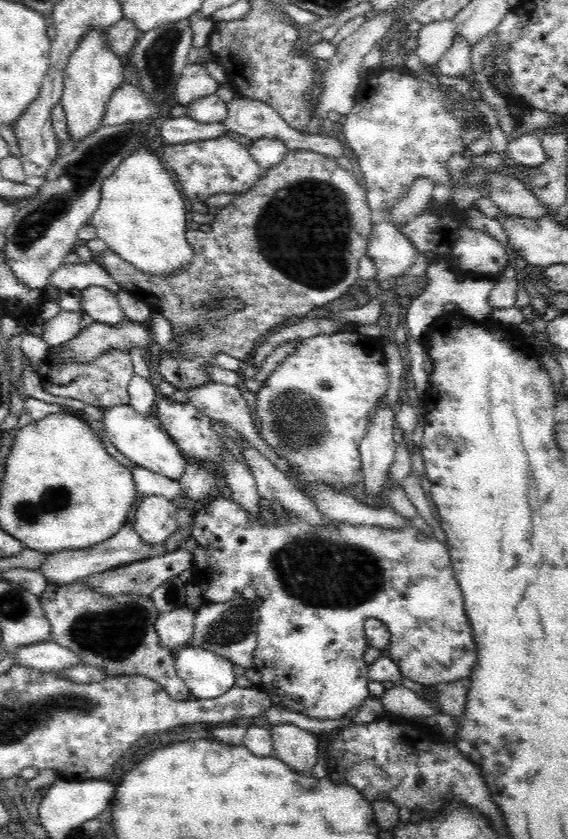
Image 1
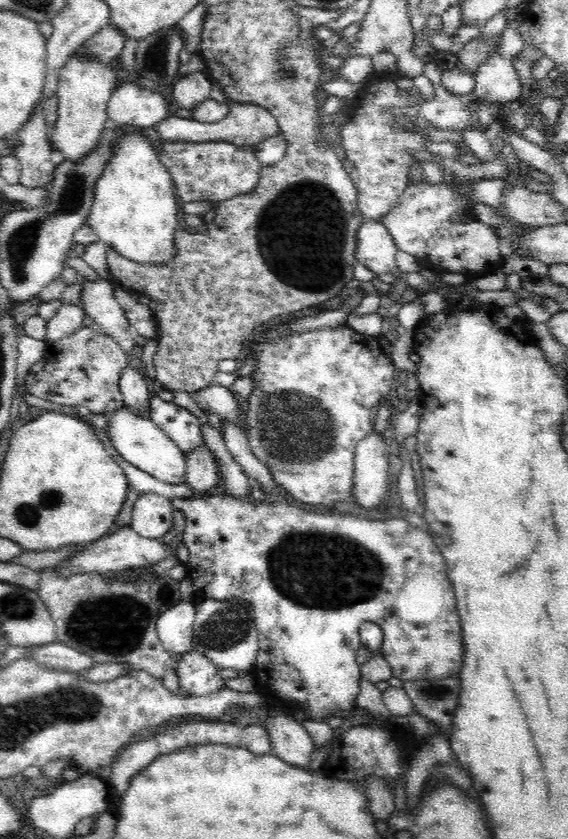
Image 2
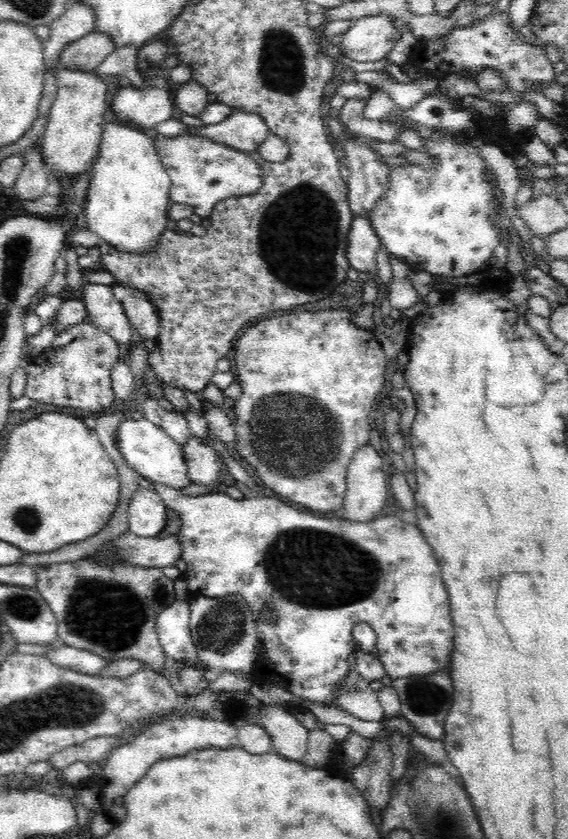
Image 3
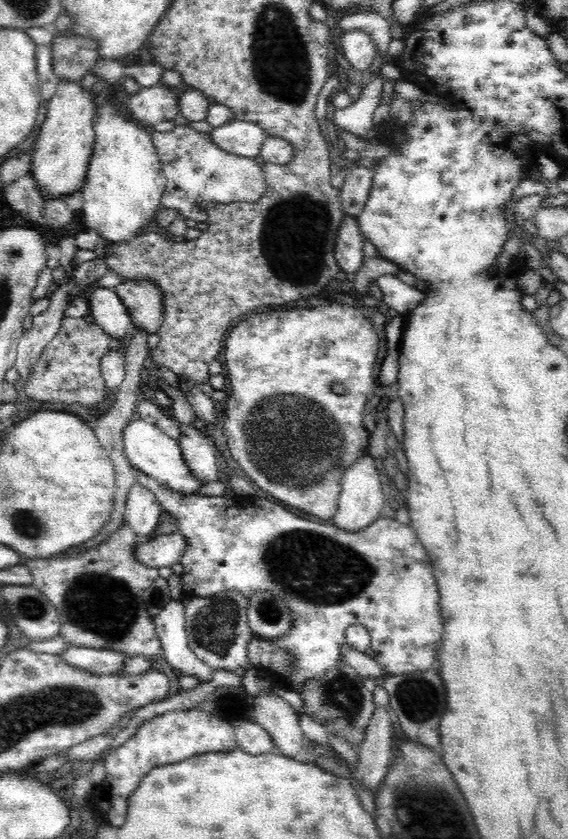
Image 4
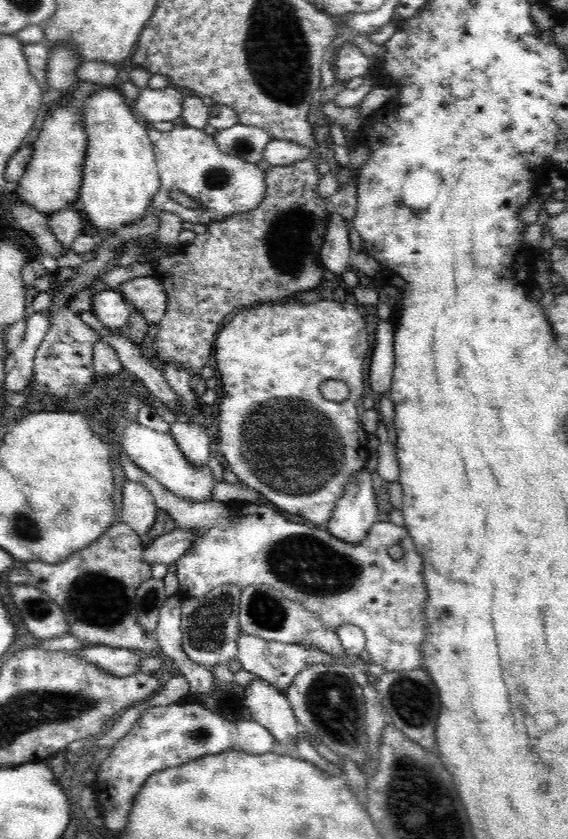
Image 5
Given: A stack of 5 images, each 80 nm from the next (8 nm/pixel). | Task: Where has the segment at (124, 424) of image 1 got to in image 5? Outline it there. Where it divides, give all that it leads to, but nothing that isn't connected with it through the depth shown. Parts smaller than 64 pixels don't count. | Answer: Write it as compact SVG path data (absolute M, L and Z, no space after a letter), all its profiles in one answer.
M137 421L124 428L121 440L127 457L131 458L138 468L153 476L164 488L176 494L176 497L188 501L205 501L213 496L212 491L216 481L212 477L210 467L194 466L188 462L172 434L162 434Z

